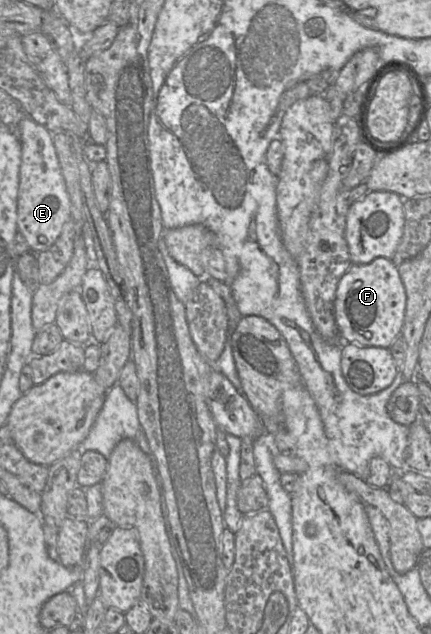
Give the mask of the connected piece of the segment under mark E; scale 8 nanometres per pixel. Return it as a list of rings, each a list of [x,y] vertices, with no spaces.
[[[24,116],[19,123],[21,141],[21,163],[19,166],[19,185],[17,192],[17,229],[26,240],[32,253],[49,249],[62,232],[63,225],[71,219],[71,202],[66,189],[52,133],[36,123],[31,117]]]

